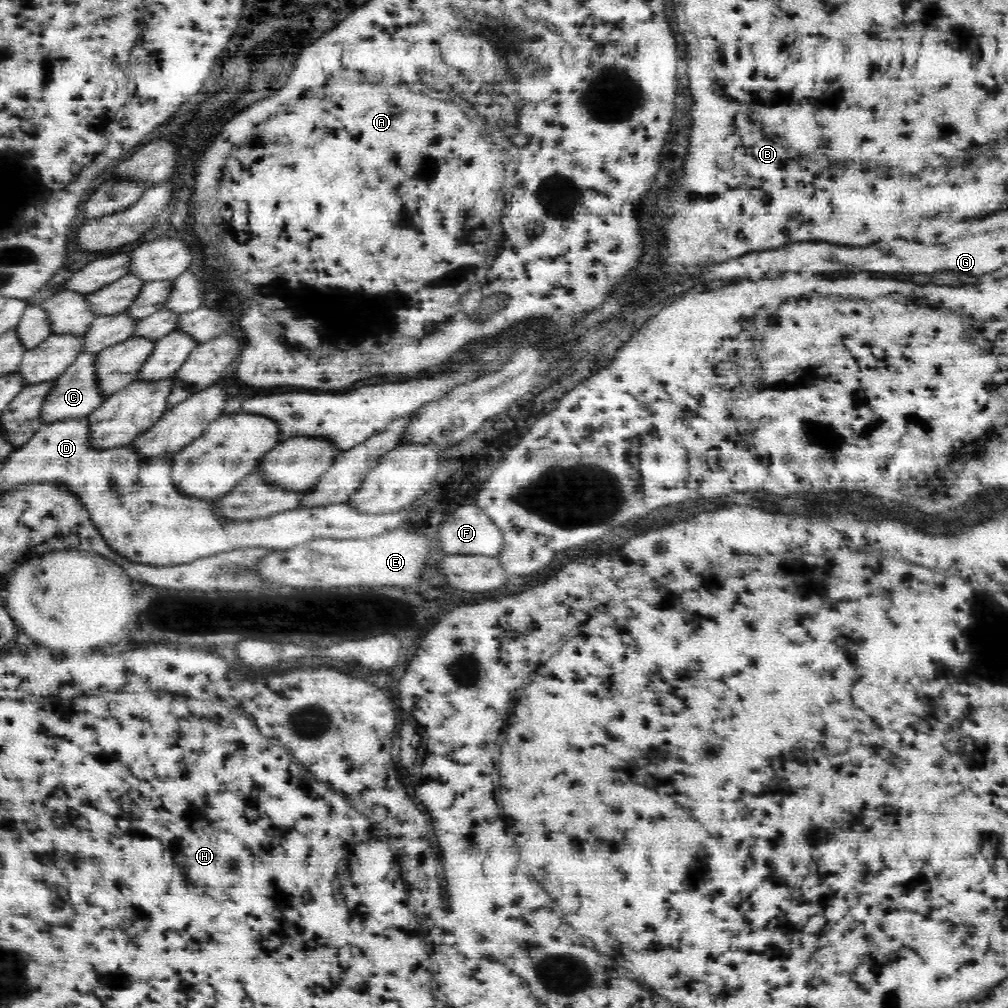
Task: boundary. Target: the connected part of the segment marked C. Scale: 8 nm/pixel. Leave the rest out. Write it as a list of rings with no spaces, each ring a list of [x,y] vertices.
[[[82,351],[63,372],[56,381],[54,381],[53,390],[44,400],[42,406],[42,424],[54,422],[56,419],[63,418],[84,418],[102,404],[105,397],[101,394],[98,382],[96,380],[96,353]]]

